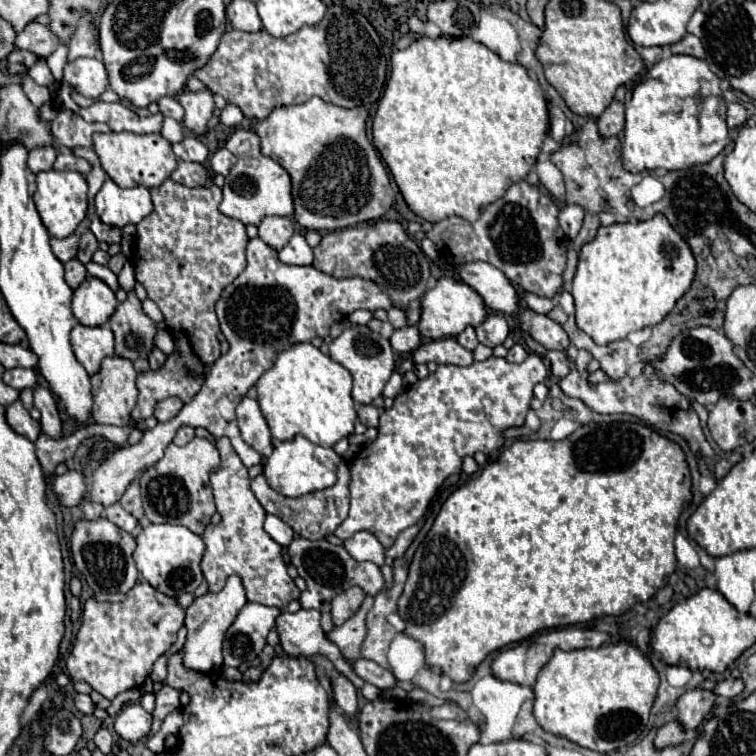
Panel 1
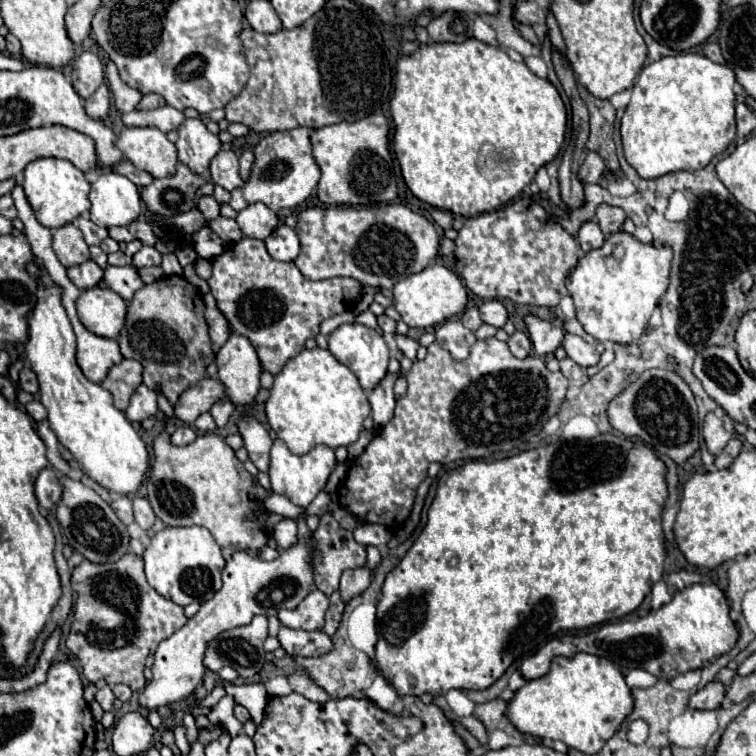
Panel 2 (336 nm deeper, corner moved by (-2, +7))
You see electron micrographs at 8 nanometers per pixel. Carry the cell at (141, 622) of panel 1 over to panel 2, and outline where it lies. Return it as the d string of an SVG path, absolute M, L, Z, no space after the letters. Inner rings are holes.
M132 552L116 564L88 564L84 560L72 572L72 590L78 598L66 646L80 658L84 676L90 682L104 678L108 684L126 684L132 692L140 692L146 684L144 662L148 654L188 620L182 606L160 596L146 582L144 562Z

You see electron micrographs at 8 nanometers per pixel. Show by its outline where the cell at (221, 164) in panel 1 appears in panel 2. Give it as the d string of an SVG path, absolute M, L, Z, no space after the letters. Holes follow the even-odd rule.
M250 150L242 152L240 154L240 176L246 180L248 174L250 174L250 168L252 168L252 162L254 162L254 154Z

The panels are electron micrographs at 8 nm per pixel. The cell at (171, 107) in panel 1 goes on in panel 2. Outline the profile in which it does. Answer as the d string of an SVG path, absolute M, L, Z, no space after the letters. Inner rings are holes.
M146 94L146 96L140 100L138 108L150 110L150 108L158 108L158 106L164 106L164 104L166 104L166 100L164 100L160 94Z

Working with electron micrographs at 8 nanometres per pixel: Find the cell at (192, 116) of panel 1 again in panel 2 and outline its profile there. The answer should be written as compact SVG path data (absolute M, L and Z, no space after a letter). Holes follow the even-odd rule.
M186 118L178 128L178 158L194 172L206 172L212 156L222 148L222 142L212 134L200 118Z

